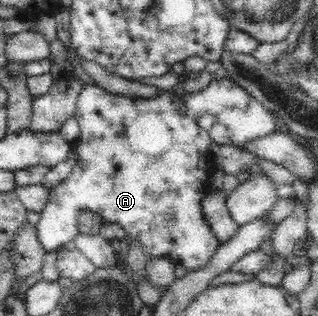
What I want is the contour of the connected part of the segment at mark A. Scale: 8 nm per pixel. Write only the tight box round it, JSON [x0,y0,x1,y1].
[37,78,280,270]

